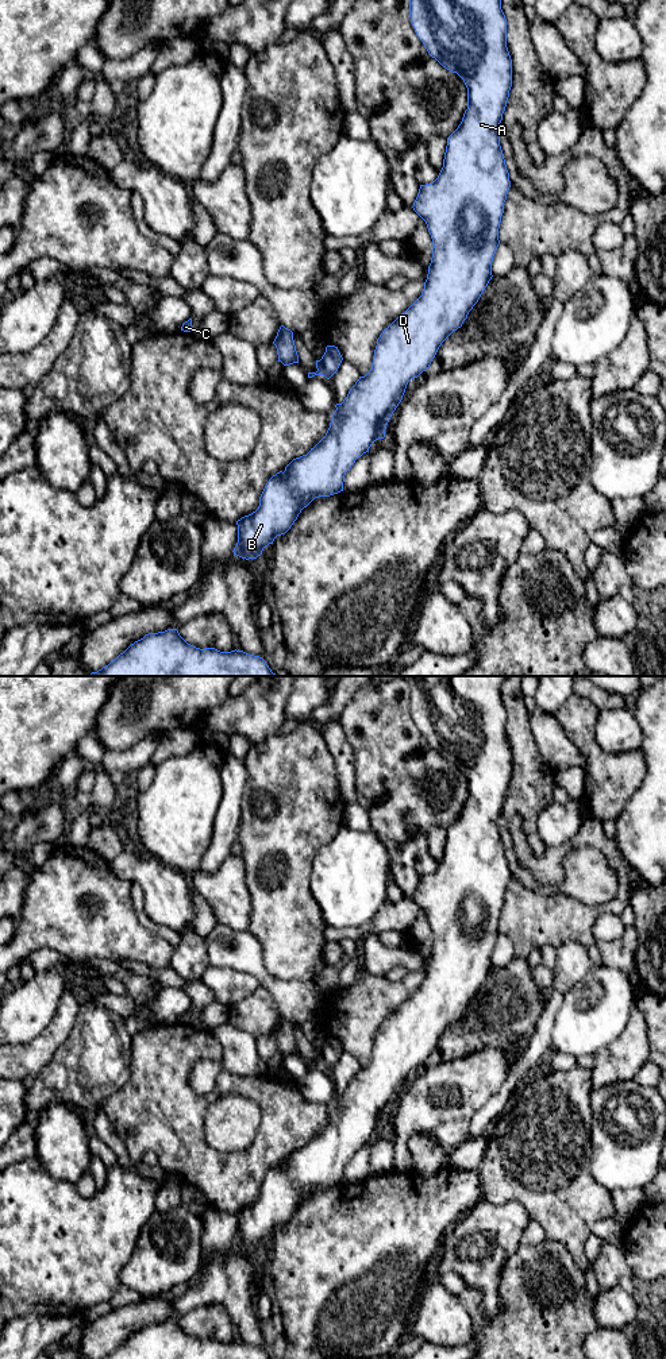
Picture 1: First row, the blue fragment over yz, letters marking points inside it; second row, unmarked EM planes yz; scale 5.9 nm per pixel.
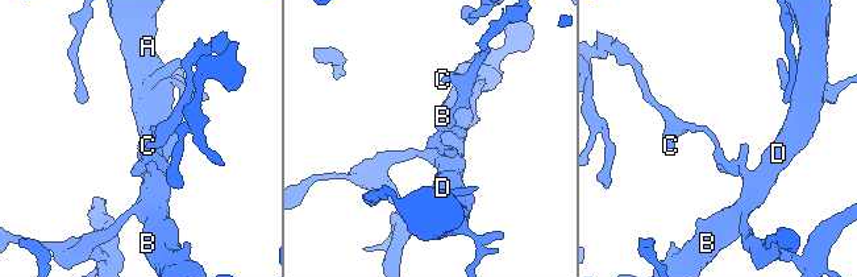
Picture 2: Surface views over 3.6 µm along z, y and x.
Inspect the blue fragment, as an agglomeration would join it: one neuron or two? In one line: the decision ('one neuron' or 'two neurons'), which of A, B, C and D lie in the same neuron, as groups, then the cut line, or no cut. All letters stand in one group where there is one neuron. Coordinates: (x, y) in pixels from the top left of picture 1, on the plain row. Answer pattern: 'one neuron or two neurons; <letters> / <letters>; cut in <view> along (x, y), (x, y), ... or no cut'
two neurons; A B D / C; cut in yz along (320, 1050), (323, 1065)

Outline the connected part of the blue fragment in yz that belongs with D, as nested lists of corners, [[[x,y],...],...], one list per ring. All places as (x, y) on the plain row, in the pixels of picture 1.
[[[404,676],[405,680],[409,684],[409,709],[411,714],[415,719],[416,726],[423,733],[424,738],[427,740],[428,745],[435,749],[443,758],[447,761],[457,764],[465,773],[467,779],[467,800],[463,804],[462,812],[458,816],[458,819],[447,829],[447,837],[443,850],[443,858],[438,866],[438,869],[426,876],[420,876],[417,888],[413,893],[413,902],[426,912],[428,923],[432,930],[432,949],[431,954],[428,957],[428,965],[427,970],[424,973],[424,980],[421,982],[421,987],[404,1003],[401,1004],[388,1019],[382,1022],[380,1028],[377,1030],[377,1036],[374,1041],[372,1061],[365,1066],[359,1067],[359,1070],[355,1073],[355,1076],[350,1080],[347,1088],[343,1090],[342,1094],[336,1094],[336,1101],[332,1104],[330,1119],[326,1124],[326,1127],[313,1138],[307,1146],[303,1146],[300,1148],[293,1150],[286,1158],[285,1162],[280,1162],[276,1166],[273,1166],[269,1173],[266,1174],[261,1188],[259,1188],[259,1197],[255,1202],[253,1202],[249,1207],[242,1208],[236,1212],[238,1216],[238,1233],[234,1239],[234,1246],[242,1248],[242,1250],[257,1250],[262,1246],[262,1242],[269,1236],[273,1235],[274,1229],[277,1227],[285,1225],[290,1217],[297,1211],[299,1205],[304,1198],[307,1198],[315,1189],[319,1188],[330,1188],[334,1185],[338,1185],[343,1182],[343,1173],[346,1163],[351,1159],[351,1157],[355,1154],[358,1148],[361,1148],[363,1144],[369,1143],[369,1139],[372,1135],[385,1128],[385,1120],[386,1116],[399,1097],[399,1094],[403,1090],[403,1086],[405,1084],[407,1076],[411,1070],[417,1069],[423,1062],[426,1062],[432,1050],[435,1049],[439,1038],[442,1034],[458,1019],[462,1018],[463,1012],[467,1009],[469,1003],[473,1000],[473,997],[478,993],[481,985],[484,984],[485,978],[488,977],[489,972],[492,970],[492,953],[493,947],[496,945],[496,941],[500,935],[498,931],[498,919],[501,914],[501,907],[504,904],[504,893],[507,891],[508,881],[511,879],[509,872],[509,864],[507,861],[504,845],[500,837],[500,827],[498,827],[498,819],[500,814],[503,811],[503,804],[507,798],[507,792],[509,788],[509,781],[512,777],[512,750],[507,738],[507,710],[501,700],[501,687],[508,676],[442,676],[442,680],[438,683],[426,683],[416,676]]]

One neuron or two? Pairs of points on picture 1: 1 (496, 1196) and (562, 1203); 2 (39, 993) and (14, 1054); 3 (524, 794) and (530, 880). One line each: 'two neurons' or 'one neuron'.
1: one neuron
2: two neurons
3: one neuron

